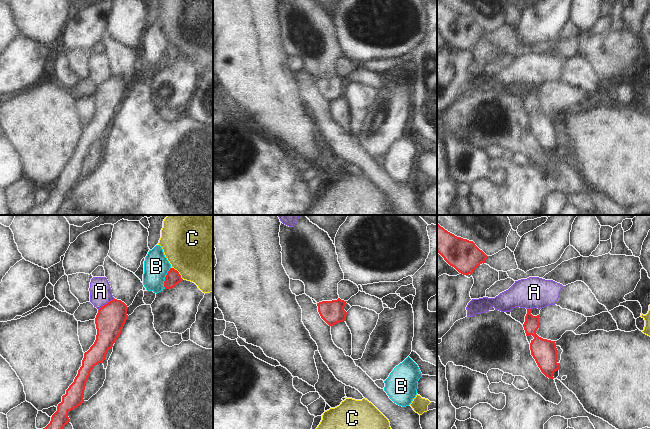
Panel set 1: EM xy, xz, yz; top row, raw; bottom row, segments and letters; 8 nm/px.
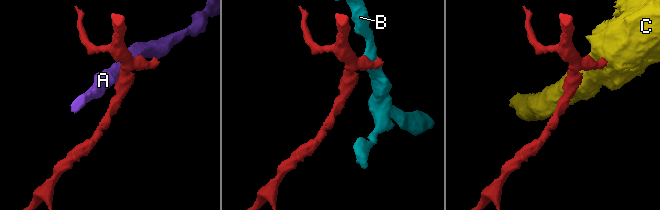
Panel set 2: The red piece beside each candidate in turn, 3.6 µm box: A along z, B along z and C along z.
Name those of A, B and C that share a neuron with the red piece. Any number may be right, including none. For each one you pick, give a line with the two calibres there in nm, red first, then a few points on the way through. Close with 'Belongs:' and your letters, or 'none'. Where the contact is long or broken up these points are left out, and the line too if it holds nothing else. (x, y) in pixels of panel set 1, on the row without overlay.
Belongs: none

